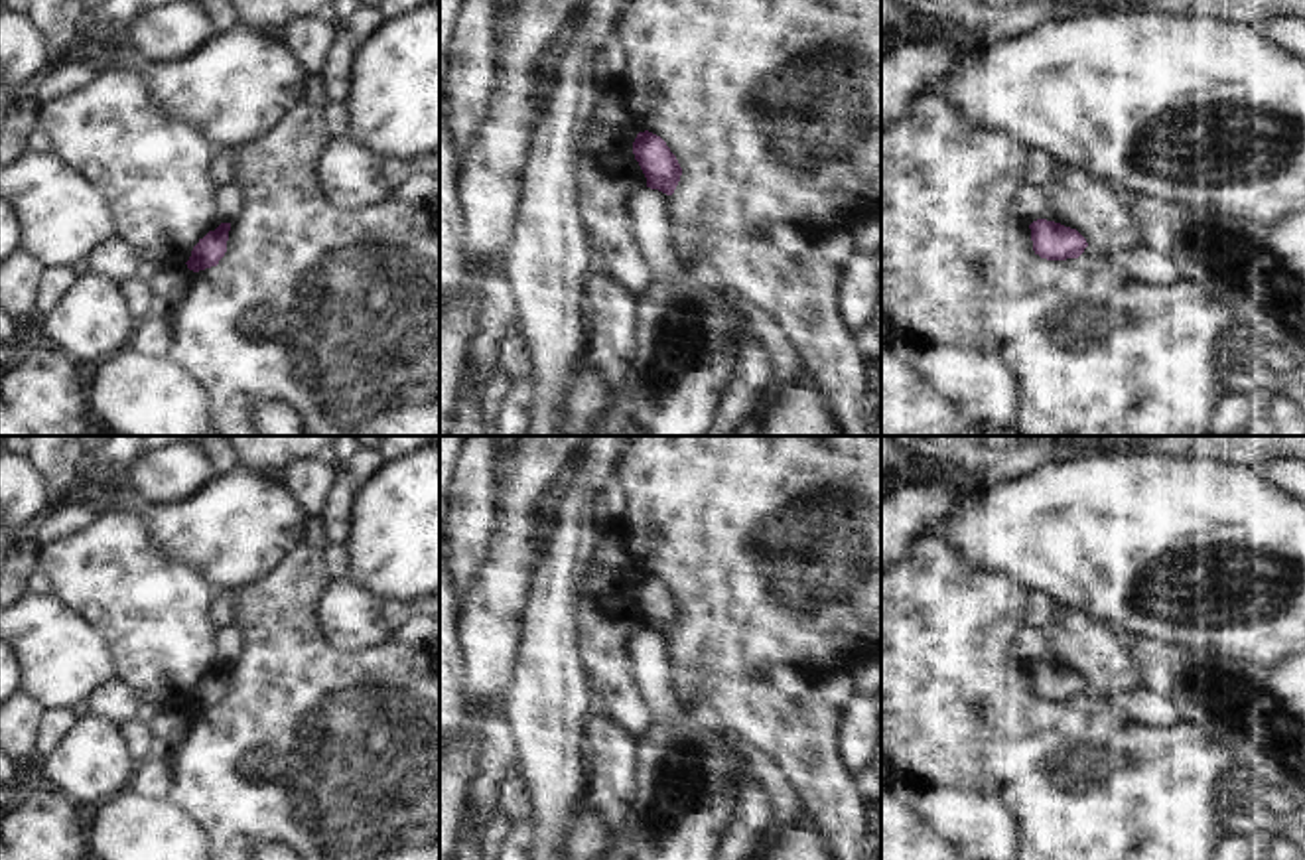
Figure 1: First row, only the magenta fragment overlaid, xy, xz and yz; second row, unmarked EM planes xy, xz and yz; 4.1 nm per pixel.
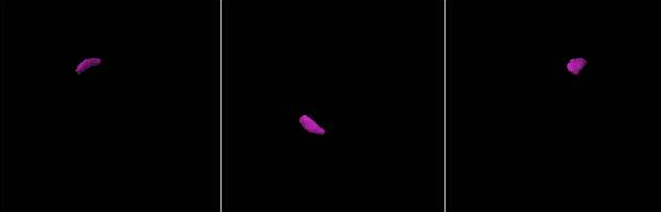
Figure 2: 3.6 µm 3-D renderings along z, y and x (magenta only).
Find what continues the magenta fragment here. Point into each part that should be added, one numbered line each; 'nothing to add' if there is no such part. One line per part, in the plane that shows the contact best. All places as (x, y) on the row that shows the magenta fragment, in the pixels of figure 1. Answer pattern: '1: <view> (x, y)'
1: xy (170, 288)

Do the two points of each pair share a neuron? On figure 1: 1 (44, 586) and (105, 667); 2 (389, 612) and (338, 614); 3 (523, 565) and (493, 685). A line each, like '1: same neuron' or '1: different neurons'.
1: different neurons
2: same neuron
3: same neuron

